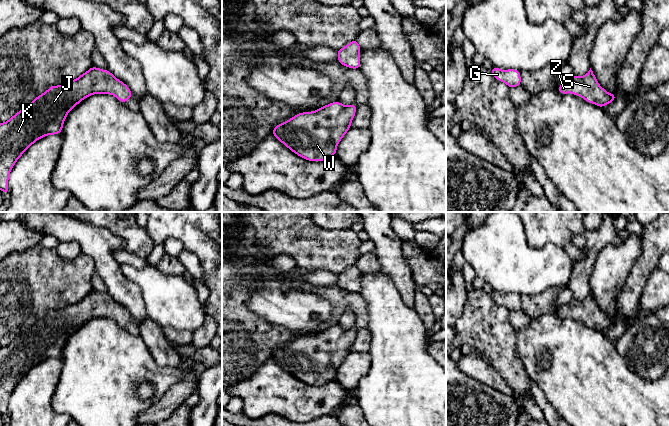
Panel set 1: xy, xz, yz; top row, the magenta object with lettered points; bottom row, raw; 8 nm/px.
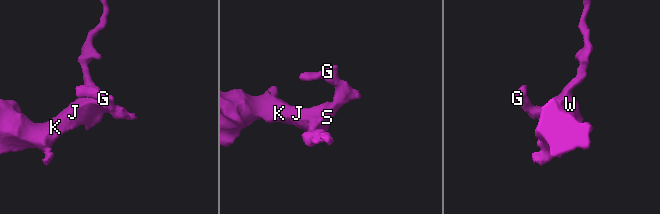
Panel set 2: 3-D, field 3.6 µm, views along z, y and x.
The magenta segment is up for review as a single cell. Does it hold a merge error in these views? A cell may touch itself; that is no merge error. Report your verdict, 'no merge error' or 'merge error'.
no merge error

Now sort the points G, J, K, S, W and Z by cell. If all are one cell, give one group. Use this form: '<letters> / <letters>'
G J K S W Z

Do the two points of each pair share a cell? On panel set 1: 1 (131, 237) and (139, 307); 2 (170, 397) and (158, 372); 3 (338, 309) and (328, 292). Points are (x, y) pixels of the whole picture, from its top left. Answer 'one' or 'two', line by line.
1: two
2: two
3: one

